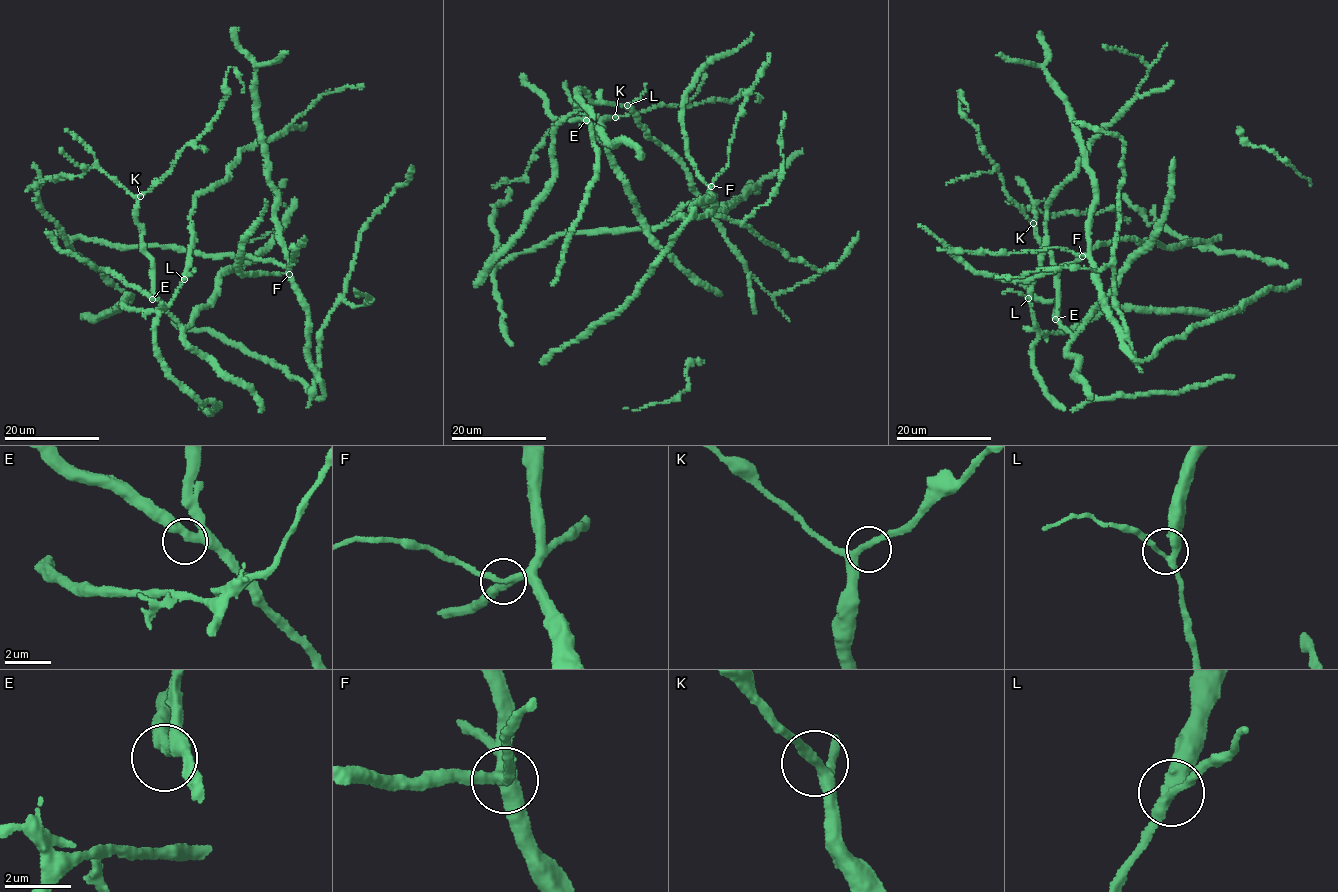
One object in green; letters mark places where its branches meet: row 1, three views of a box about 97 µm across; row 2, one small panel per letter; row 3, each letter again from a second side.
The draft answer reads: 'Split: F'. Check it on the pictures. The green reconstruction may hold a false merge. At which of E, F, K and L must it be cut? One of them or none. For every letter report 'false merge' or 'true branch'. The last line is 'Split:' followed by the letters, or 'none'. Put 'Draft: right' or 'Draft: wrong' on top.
Draft: wrong
E: true branch
F: true branch
K: true branch
L: true branch
Split: none

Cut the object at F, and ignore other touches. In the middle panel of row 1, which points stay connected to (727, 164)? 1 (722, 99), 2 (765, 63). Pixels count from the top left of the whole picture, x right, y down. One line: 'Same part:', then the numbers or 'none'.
Same part: 2

